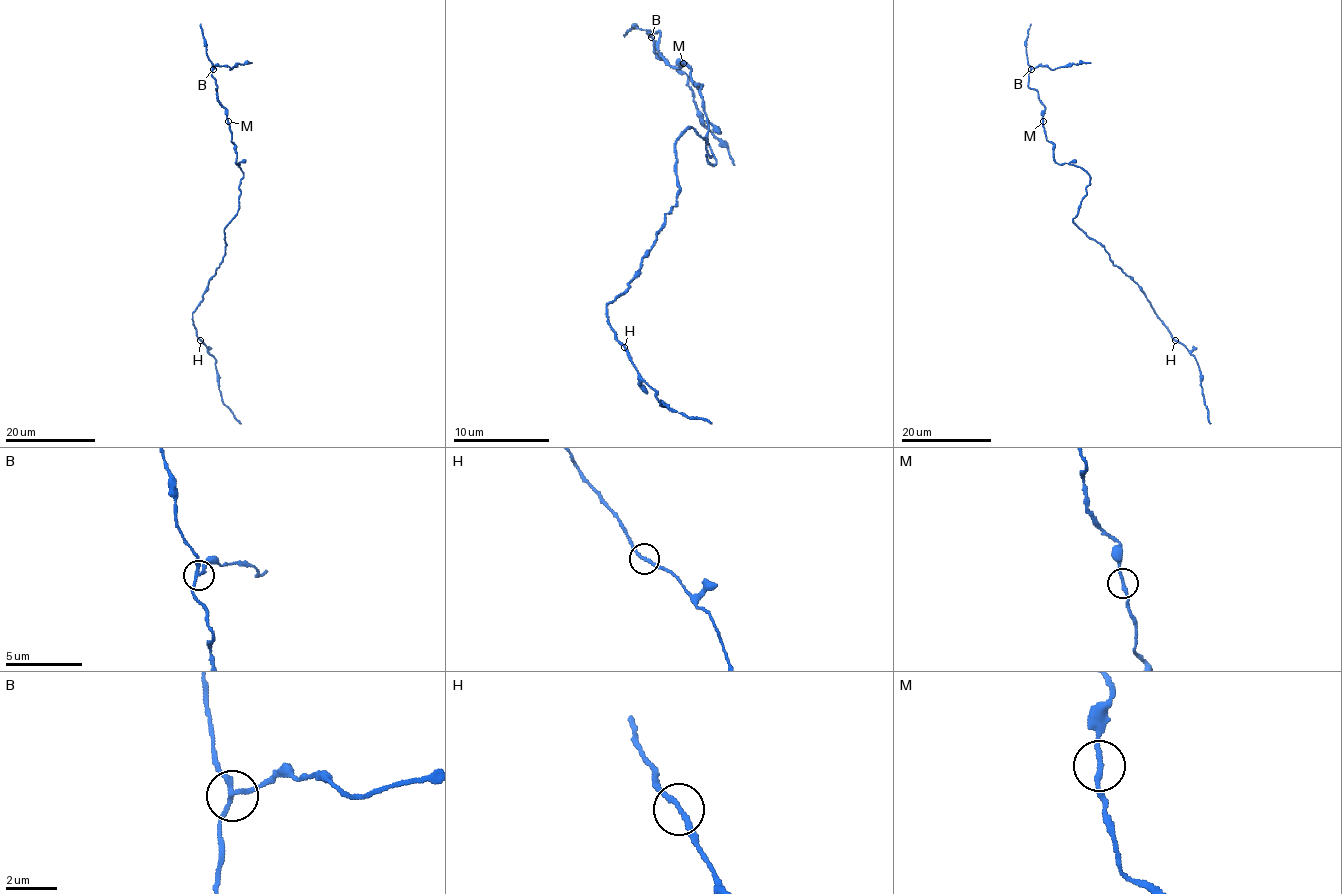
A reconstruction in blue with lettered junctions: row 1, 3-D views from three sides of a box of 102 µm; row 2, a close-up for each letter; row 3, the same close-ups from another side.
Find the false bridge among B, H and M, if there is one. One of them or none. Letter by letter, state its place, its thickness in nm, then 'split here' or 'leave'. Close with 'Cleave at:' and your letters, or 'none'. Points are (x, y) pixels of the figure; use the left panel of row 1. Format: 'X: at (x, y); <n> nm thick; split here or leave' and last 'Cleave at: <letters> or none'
B: at (213, 69); 180 nm thick; split here
H: at (200, 340); 190 nm thick; leave
M: at (228, 121); 200 nm thick; leave
Cleave at: B

